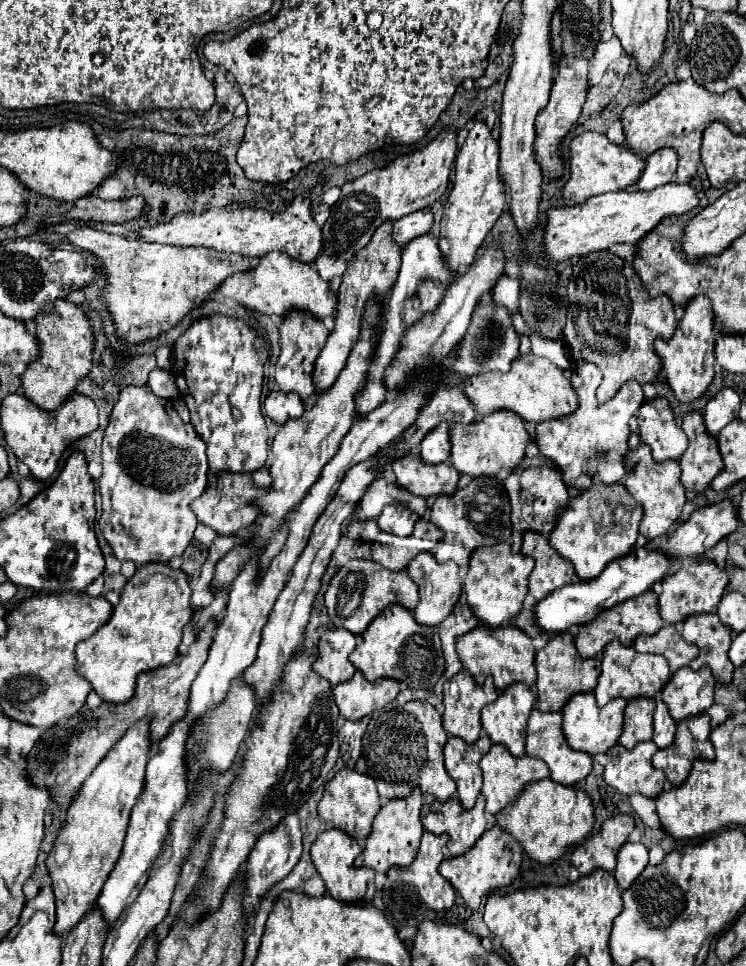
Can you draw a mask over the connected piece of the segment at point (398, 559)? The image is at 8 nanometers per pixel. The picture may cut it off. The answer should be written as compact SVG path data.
M372 545L372 559L382 563L386 569L392 569L392 571L402 569L412 557L414 557L414 553L410 553L410 551L384 547L384 545Z

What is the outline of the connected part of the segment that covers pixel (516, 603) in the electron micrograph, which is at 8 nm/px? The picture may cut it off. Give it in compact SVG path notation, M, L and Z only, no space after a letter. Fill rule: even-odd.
M508 543L494 547L480 547L470 557L470 569L464 579L464 591L472 613L488 627L502 627L512 621L528 593L528 577L534 569L534 559L522 553L512 553Z

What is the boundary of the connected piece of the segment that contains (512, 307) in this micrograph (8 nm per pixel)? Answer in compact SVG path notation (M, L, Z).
M502 275L494 287L494 301L508 307L508 313L518 311L518 297L520 297L520 283L518 279L510 279Z

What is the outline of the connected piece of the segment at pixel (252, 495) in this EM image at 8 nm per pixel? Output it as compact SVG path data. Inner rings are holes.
M266 467L254 471L254 473L220 473L216 485L208 485L198 499L192 501L192 511L196 513L198 521L214 529L218 535L236 535L238 531L250 527L256 517L260 515L258 499L264 497L272 487L272 477ZM252 503L252 505L250 505Z

